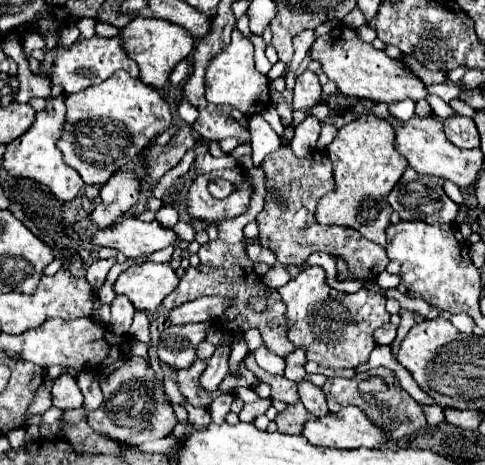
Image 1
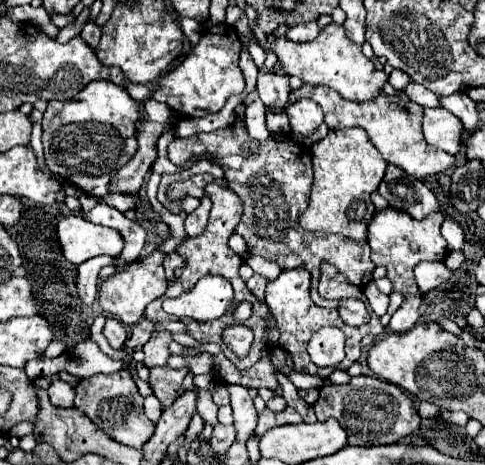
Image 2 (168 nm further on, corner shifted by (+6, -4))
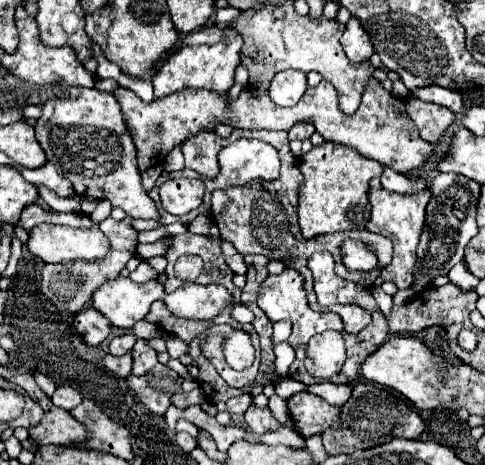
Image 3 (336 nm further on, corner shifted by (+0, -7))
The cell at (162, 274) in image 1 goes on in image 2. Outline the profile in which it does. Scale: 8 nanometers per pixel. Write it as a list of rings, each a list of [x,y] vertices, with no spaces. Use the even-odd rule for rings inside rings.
[[[154,251],[142,263],[132,263],[124,269],[116,271],[112,277],[104,279],[98,289],[98,301],[100,301],[100,307],[104,309],[104,313],[114,319],[120,319],[124,325],[134,325],[136,321],[140,321],[144,317],[146,305],[166,293],[168,281],[166,281],[164,269],[162,269],[162,259],[164,259],[164,255],[160,251]]]

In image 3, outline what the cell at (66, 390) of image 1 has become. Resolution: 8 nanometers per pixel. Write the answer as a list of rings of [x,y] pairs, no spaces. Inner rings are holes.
[[[62,384],[62,386],[58,386],[56,392],[52,394],[52,402],[54,402],[56,406],[64,408],[64,410],[72,410],[74,406],[78,406],[78,404],[82,402],[82,394],[80,394],[76,388],[72,388],[72,386],[68,386],[68,384]]]

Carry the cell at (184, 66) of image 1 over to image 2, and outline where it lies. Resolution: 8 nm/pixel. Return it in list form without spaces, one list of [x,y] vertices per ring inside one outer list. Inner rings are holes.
[[[130,82],[129,85],[124,85],[124,88],[134,100],[137,100],[139,102],[144,101],[151,94],[151,91],[148,87],[140,84],[134,84]]]

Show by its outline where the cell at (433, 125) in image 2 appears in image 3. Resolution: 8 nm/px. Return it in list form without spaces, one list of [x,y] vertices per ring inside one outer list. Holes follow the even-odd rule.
[[[408,100],[406,110],[410,112],[410,118],[420,130],[420,136],[428,140],[430,144],[438,144],[440,138],[446,134],[446,130],[456,120],[454,112],[450,112],[448,108],[442,108],[430,102],[422,102],[422,100]]]

